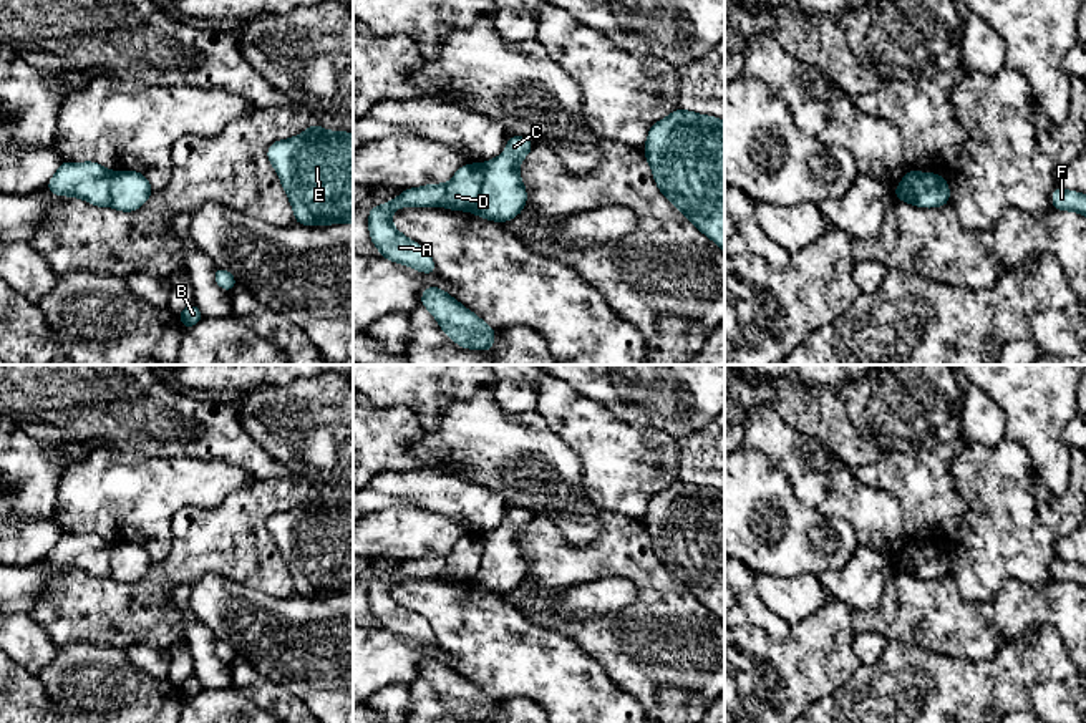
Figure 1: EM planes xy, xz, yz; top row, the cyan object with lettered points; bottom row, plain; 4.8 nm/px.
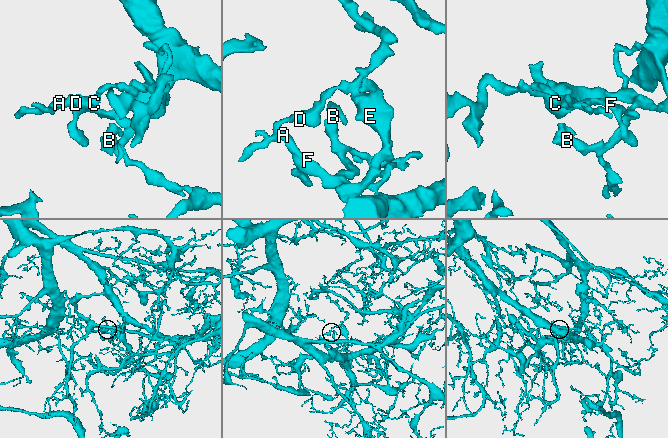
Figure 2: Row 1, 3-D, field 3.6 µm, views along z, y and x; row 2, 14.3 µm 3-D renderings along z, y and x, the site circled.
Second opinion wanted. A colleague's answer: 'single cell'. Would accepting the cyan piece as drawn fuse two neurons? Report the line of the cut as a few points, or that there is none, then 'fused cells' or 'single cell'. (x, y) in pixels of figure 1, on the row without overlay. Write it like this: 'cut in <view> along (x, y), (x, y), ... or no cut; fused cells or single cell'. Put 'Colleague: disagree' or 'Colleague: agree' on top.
Colleague: disagree
cut in xz along (481, 536), (483, 558), (471, 581); fused cells

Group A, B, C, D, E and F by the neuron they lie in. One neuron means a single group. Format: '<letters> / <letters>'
A B D E F / C

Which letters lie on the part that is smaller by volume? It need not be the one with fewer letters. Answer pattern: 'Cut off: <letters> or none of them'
Cut off: C

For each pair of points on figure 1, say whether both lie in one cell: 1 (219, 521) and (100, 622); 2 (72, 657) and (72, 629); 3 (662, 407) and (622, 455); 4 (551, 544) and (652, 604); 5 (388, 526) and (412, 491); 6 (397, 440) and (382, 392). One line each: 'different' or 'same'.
1: same
2: different
3: different
4: same
5: different
6: different

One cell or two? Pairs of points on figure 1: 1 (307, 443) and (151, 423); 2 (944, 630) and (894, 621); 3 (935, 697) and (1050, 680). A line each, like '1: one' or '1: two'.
1: two
2: one
3: one

